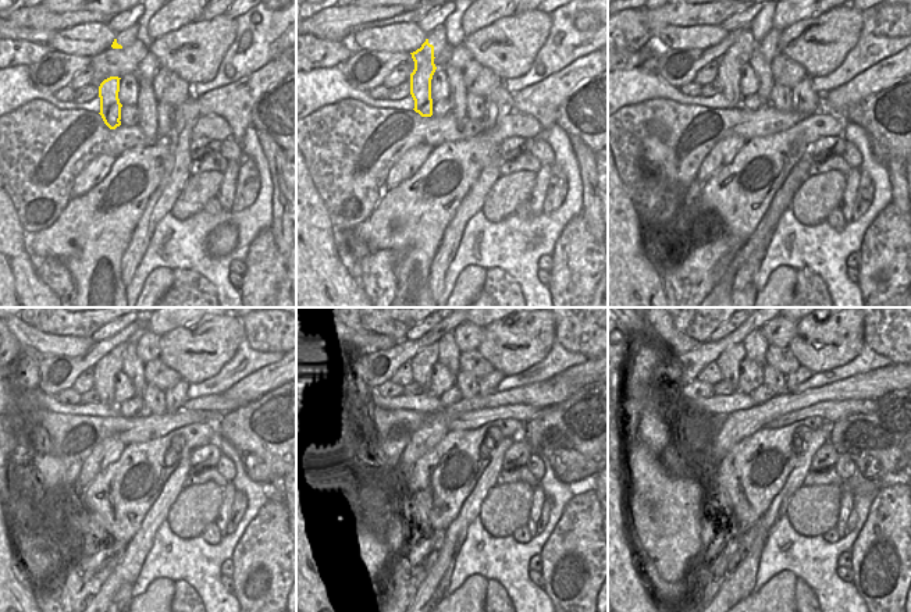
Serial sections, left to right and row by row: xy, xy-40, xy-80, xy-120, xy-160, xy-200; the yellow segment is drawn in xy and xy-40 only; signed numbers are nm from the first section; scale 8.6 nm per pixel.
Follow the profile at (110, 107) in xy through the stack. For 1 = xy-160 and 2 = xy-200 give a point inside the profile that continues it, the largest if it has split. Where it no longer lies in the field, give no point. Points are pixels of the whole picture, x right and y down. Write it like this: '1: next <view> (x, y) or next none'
1: next xy-160 (420, 366)
2: next xy-200 (729, 360)

